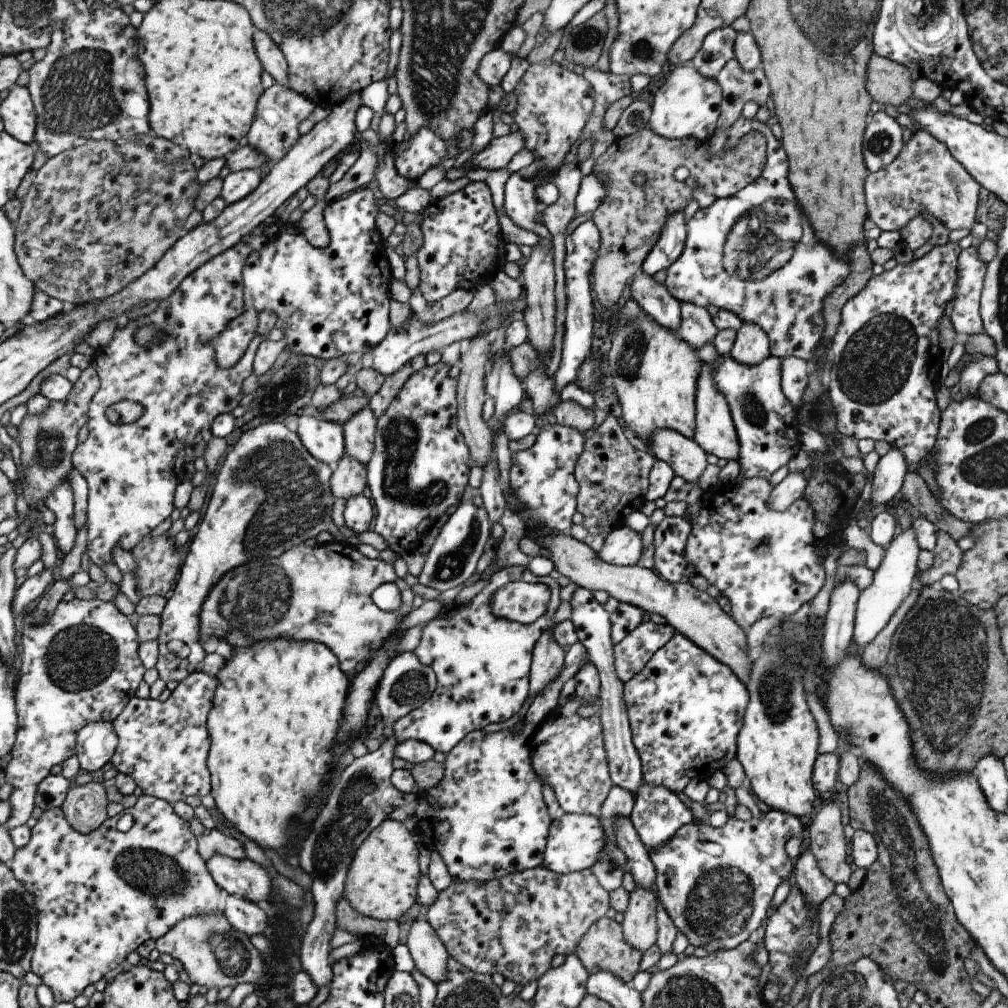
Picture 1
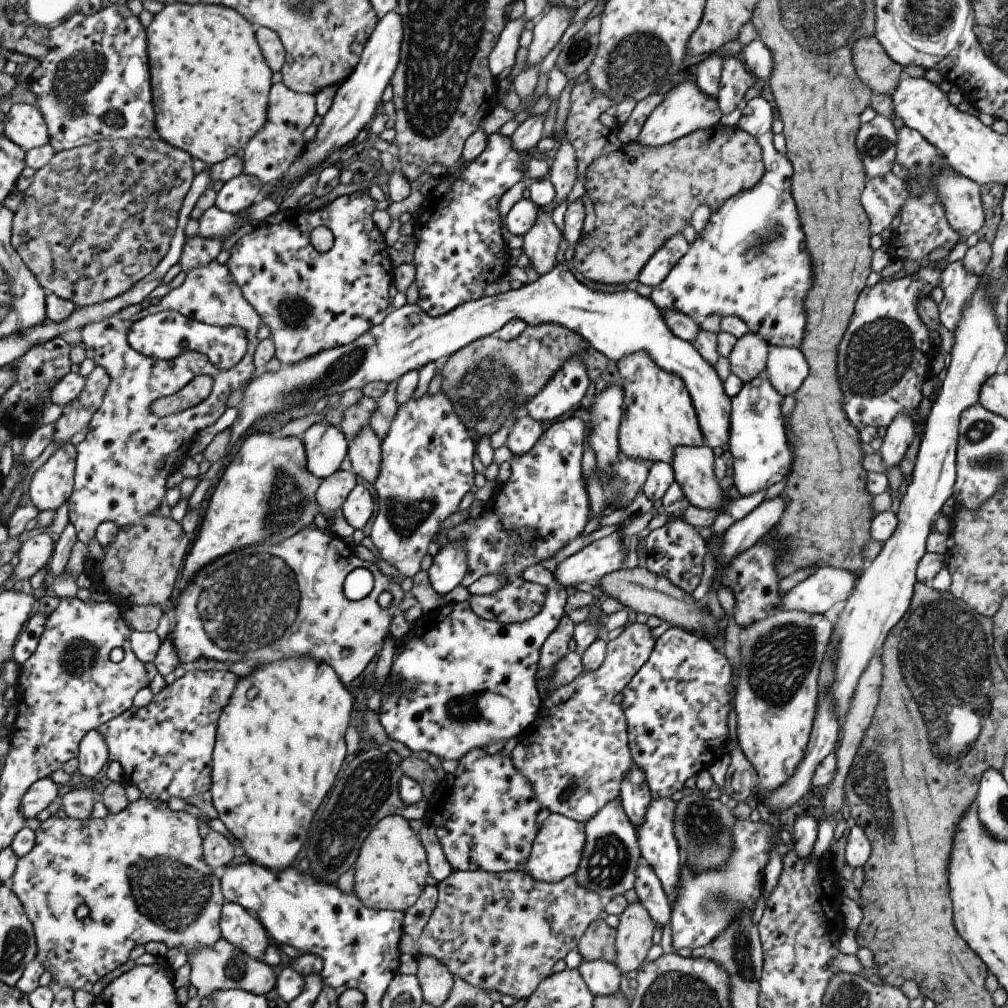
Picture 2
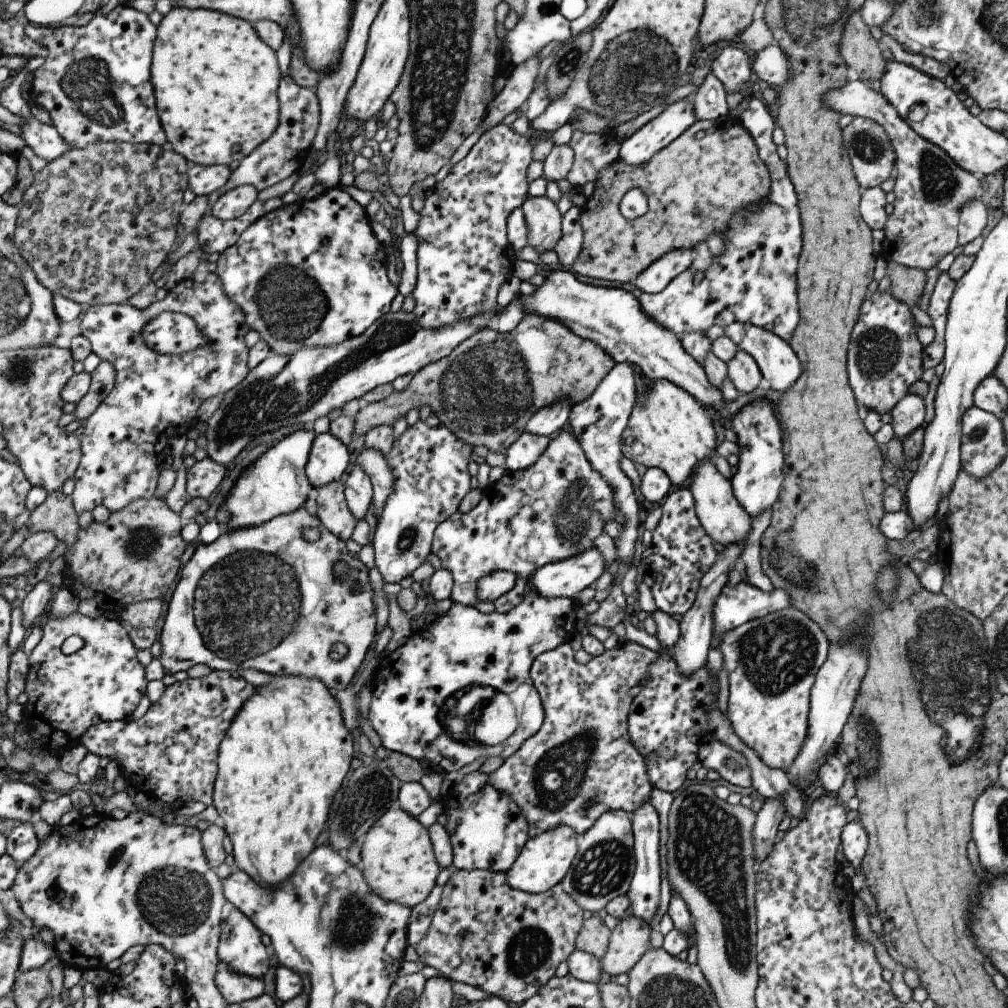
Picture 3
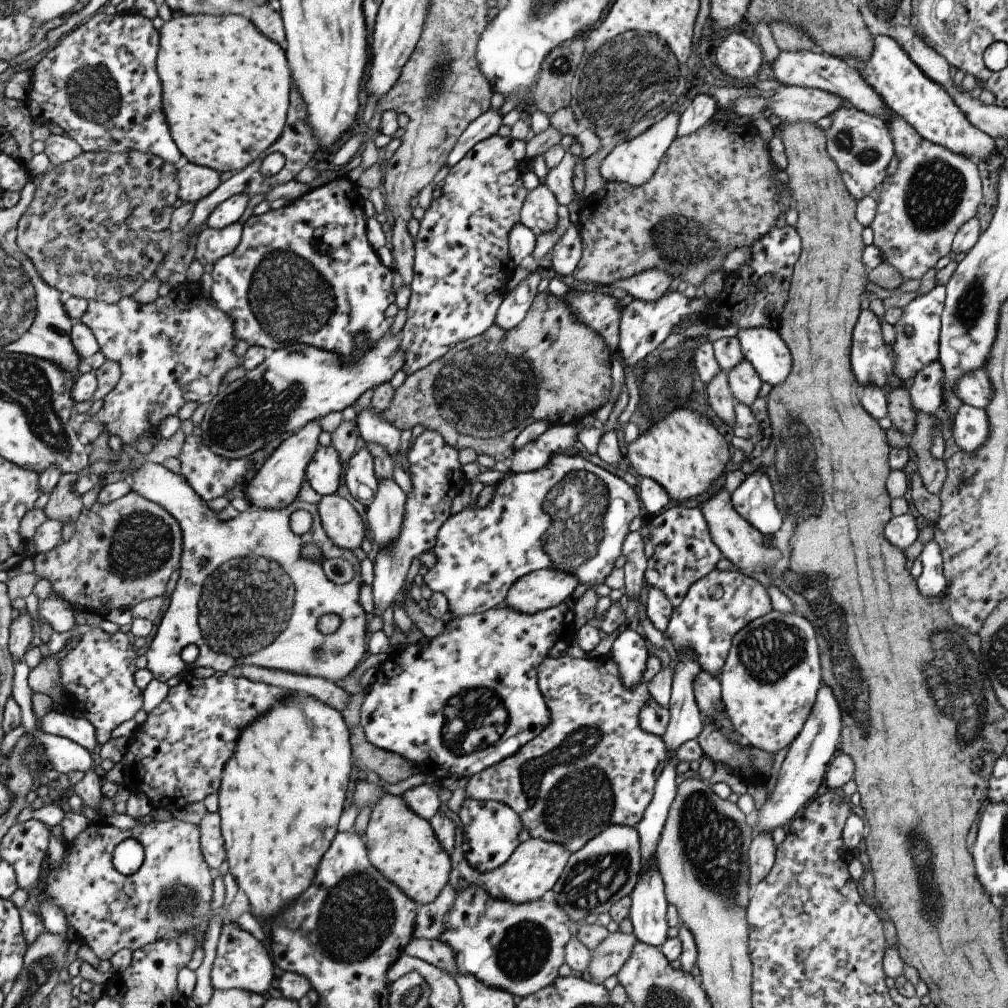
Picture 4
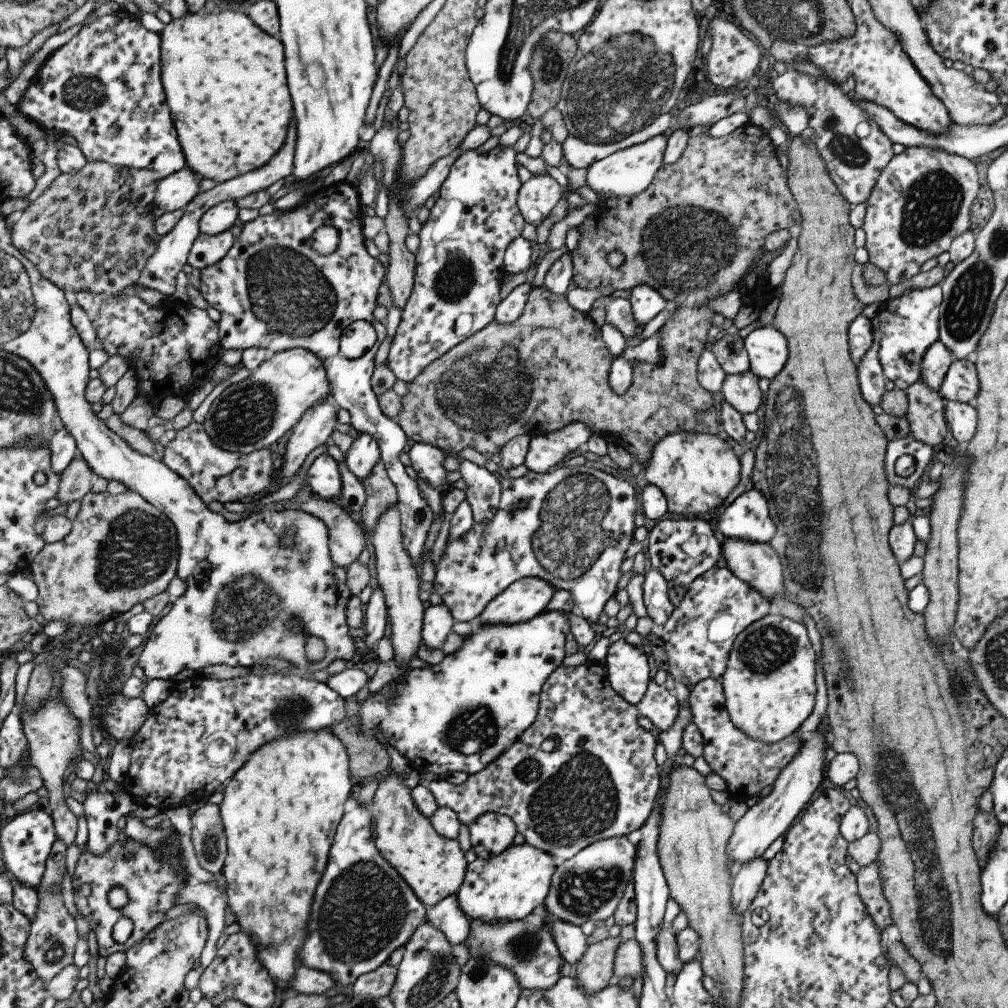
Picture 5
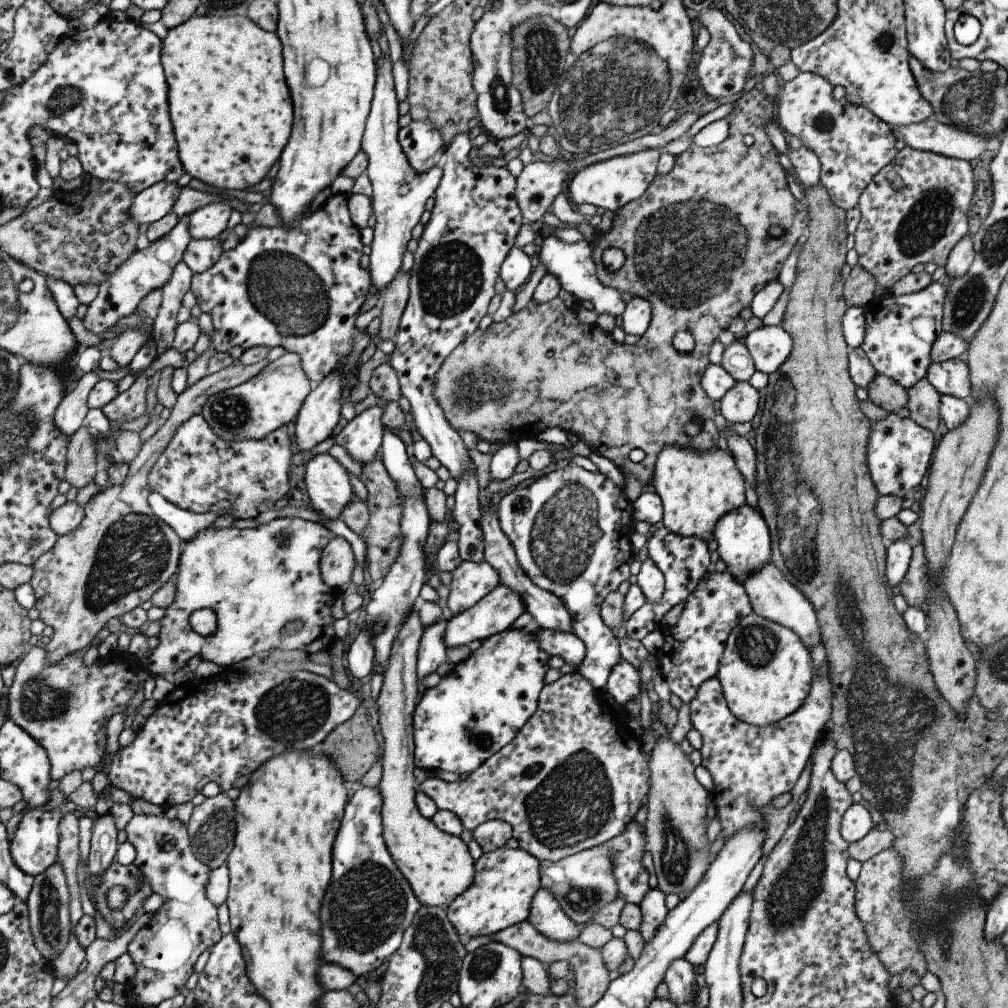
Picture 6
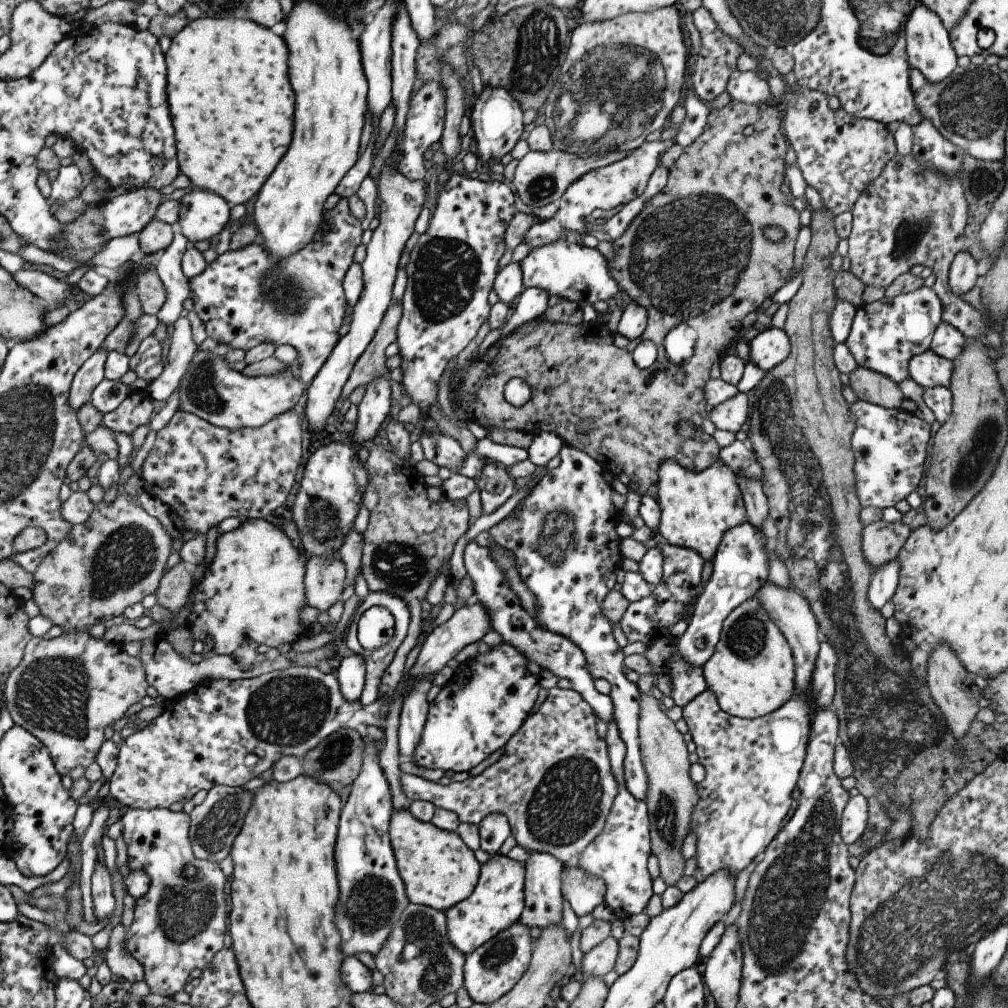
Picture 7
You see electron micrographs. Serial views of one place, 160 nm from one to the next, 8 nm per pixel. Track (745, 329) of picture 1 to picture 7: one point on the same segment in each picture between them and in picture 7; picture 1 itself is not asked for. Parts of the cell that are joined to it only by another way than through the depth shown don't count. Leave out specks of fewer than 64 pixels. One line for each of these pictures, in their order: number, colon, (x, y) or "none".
2: (748, 356)
3: (741, 369)
4: (744, 383)
5: (740, 390)
6: (738, 405)
7: (729, 415)

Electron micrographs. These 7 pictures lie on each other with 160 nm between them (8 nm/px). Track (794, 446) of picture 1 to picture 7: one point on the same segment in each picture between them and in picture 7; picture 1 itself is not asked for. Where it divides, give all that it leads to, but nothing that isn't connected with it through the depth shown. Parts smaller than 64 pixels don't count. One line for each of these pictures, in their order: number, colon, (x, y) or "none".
2: (757, 444)
3: (756, 483)
4: (753, 498)
5: (747, 517)
6: (741, 539)
7: (739, 565)

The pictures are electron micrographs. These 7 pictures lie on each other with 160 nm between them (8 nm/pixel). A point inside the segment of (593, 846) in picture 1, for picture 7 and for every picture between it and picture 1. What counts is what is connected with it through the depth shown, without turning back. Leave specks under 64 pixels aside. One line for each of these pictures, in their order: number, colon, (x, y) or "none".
2: (557, 847)
3: (542, 862)
4: (533, 867)
5: (506, 887)
6: (505, 880)
7: (496, 901)

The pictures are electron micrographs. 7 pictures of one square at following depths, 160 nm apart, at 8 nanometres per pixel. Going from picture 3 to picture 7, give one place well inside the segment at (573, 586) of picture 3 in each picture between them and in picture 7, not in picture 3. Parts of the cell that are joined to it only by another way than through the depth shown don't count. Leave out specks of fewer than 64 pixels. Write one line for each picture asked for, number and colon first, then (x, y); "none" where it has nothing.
4: (543, 588)
5: (525, 598)
6: (497, 610)
7: (471, 622)

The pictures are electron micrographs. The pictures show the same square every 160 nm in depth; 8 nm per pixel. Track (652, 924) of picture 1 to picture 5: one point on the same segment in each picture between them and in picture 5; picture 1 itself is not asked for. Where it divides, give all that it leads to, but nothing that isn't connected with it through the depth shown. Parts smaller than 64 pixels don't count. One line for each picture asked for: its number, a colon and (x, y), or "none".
2: (633, 932)
3: (629, 939)
4: (609, 955)
5: (595, 967)

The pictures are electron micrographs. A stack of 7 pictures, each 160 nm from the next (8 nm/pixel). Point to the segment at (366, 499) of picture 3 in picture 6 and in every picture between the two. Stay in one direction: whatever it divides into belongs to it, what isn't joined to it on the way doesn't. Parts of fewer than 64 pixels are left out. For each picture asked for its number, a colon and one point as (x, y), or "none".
4: (359, 477)
5: (362, 455)
6: (361, 437)

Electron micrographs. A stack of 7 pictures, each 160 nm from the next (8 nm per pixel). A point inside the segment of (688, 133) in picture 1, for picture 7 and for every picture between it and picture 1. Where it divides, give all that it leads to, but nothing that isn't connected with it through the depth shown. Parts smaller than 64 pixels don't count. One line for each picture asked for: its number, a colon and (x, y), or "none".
2: (683, 109)
3: (642, 145)
4: (632, 161)
5: (624, 173)
6: (610, 184)
7: (617, 183)

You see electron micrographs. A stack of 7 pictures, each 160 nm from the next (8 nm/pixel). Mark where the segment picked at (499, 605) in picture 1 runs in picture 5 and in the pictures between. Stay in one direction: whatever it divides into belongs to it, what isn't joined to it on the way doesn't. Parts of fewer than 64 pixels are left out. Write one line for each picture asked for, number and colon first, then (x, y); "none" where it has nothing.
2: (543, 506)
3: (543, 514)
4: (571, 515)
5: (570, 527)

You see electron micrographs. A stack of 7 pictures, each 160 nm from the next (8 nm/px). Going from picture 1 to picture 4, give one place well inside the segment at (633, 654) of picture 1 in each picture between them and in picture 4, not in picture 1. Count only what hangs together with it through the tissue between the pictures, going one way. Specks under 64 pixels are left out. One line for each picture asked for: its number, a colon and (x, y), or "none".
2: (575, 753)
3: (580, 763)
4: (592, 766)

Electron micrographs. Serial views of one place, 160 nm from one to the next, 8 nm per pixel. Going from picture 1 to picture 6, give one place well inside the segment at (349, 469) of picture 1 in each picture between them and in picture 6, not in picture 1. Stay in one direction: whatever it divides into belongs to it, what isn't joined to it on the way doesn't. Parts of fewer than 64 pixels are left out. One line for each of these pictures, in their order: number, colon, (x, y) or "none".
2: (332, 490)
3: (332, 512)
4: (341, 523)
5: (345, 538)
6: (336, 563)

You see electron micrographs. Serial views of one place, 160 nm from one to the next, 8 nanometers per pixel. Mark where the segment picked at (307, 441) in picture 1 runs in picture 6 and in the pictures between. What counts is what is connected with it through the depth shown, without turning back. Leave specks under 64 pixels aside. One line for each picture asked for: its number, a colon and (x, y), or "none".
2: (325, 447)
3: (328, 458)
4: (322, 472)
5: (323, 477)
6: (327, 485)

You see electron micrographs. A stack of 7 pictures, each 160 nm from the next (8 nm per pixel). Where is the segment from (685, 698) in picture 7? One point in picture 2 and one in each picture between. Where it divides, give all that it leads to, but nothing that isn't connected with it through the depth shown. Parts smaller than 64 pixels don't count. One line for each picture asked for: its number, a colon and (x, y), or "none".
2: (828, 585)
3: (741, 603)
4: (716, 606)
5: (697, 637)
6: (691, 649)

